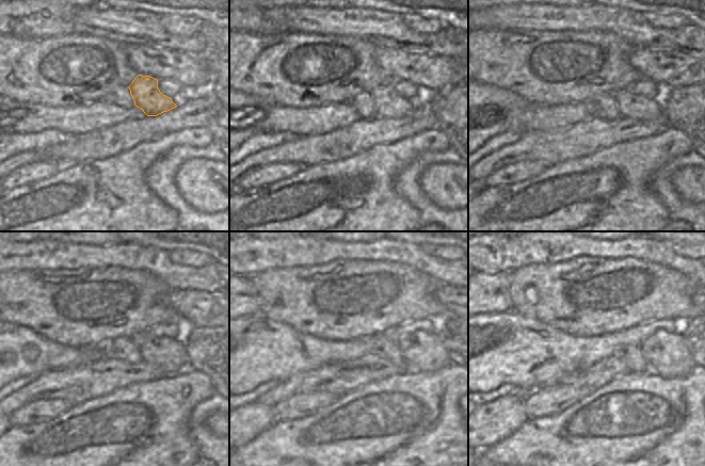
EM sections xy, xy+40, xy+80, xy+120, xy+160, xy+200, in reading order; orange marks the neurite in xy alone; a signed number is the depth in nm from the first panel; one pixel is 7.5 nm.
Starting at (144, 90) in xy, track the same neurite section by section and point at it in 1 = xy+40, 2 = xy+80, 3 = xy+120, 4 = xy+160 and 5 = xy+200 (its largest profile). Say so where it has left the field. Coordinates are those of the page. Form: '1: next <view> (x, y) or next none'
1: next xy+40 (388, 103)
2: next xy+80 (630, 106)
3: next xy+120 (167, 353)
4: next xy+160 (423, 351)
5: next xy+200 (667, 354)

